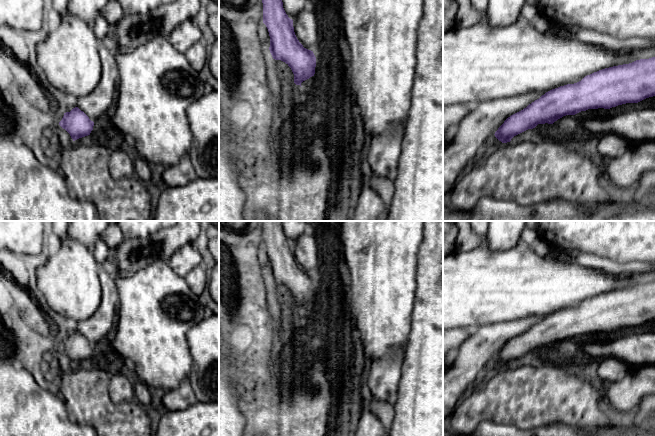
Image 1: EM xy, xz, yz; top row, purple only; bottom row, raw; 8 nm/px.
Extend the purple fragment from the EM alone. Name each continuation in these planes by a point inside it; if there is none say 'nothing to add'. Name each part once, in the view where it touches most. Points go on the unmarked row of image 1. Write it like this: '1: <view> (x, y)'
nothing to add

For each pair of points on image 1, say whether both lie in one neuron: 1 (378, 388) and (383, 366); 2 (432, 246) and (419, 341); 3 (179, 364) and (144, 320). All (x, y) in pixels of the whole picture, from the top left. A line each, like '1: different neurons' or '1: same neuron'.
1: same neuron
2: same neuron
3: same neuron

